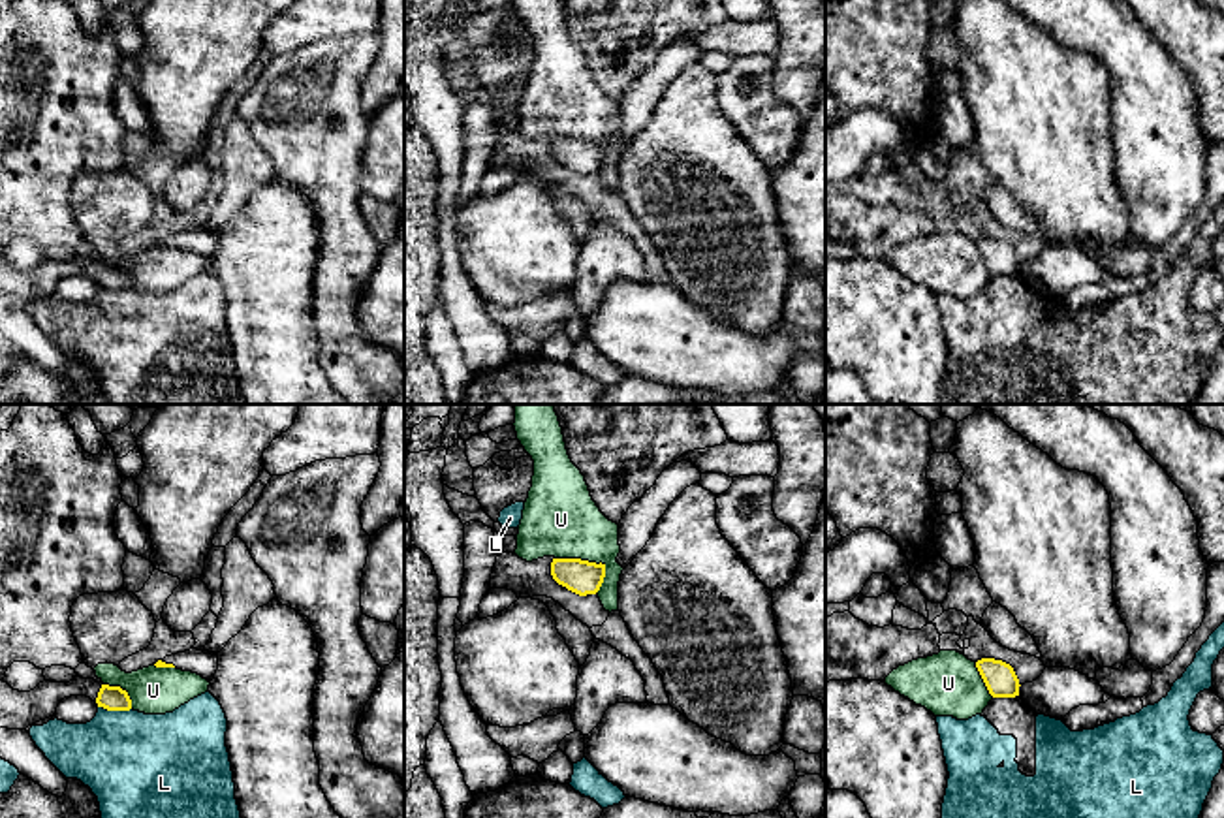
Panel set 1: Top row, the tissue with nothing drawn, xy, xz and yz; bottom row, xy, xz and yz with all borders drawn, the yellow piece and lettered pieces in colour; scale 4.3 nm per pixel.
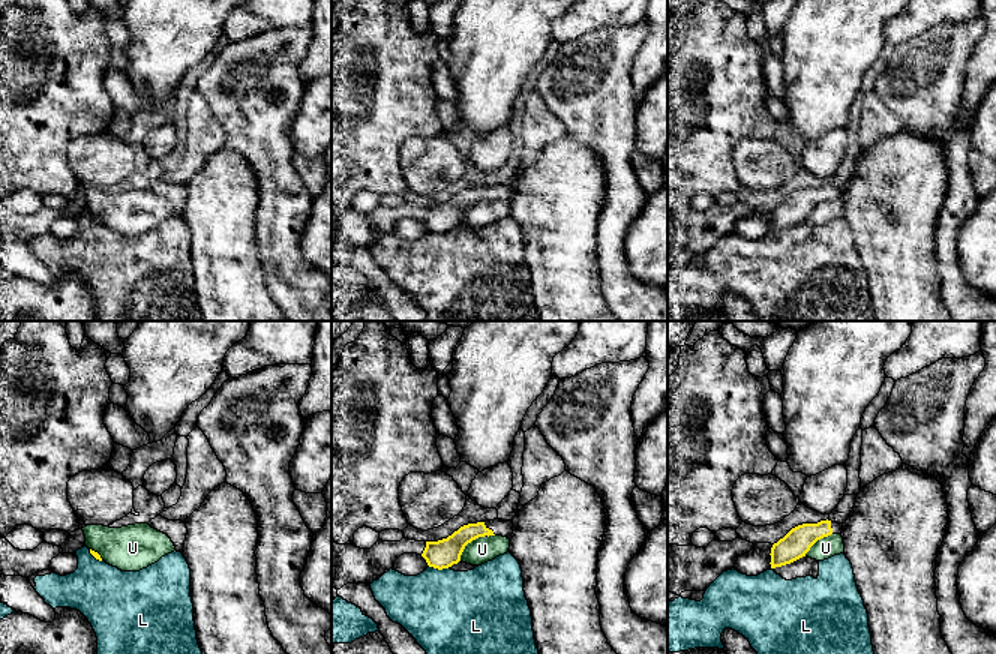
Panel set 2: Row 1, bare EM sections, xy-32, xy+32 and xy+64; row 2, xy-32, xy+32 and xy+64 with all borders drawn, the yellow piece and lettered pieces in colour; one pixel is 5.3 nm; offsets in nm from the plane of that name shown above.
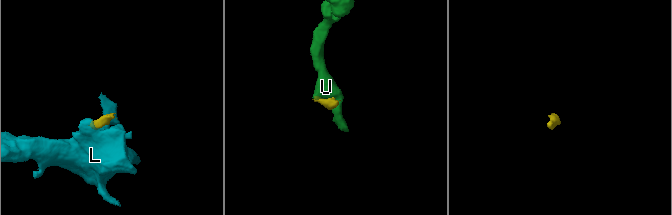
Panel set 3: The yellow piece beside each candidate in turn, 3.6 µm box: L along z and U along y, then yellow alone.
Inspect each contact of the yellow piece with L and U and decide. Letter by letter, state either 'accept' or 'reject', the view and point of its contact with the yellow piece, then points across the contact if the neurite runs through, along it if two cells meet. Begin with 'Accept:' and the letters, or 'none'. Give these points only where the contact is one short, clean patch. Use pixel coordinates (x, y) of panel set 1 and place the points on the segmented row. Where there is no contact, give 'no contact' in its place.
Accept: none
L: reject; meets yellow in xy at (115, 709); border along xy (98, 706), (130, 709)
U: reject; meets yellow in xz at (591, 563); border along xz (555, 557), (580, 557), (600, 563), (604, 566), (600, 589)

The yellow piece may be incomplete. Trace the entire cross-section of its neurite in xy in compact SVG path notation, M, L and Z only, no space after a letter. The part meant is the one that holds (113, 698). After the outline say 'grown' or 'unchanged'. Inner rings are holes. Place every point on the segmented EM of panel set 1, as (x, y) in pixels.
M75 677L70 683L43 681L30 692L13 690L8 683L0 681L0 728L26 730L53 716L58 703L70 696L86 696L107 711L132 709L126 690L103 684L98 677Z; grown

